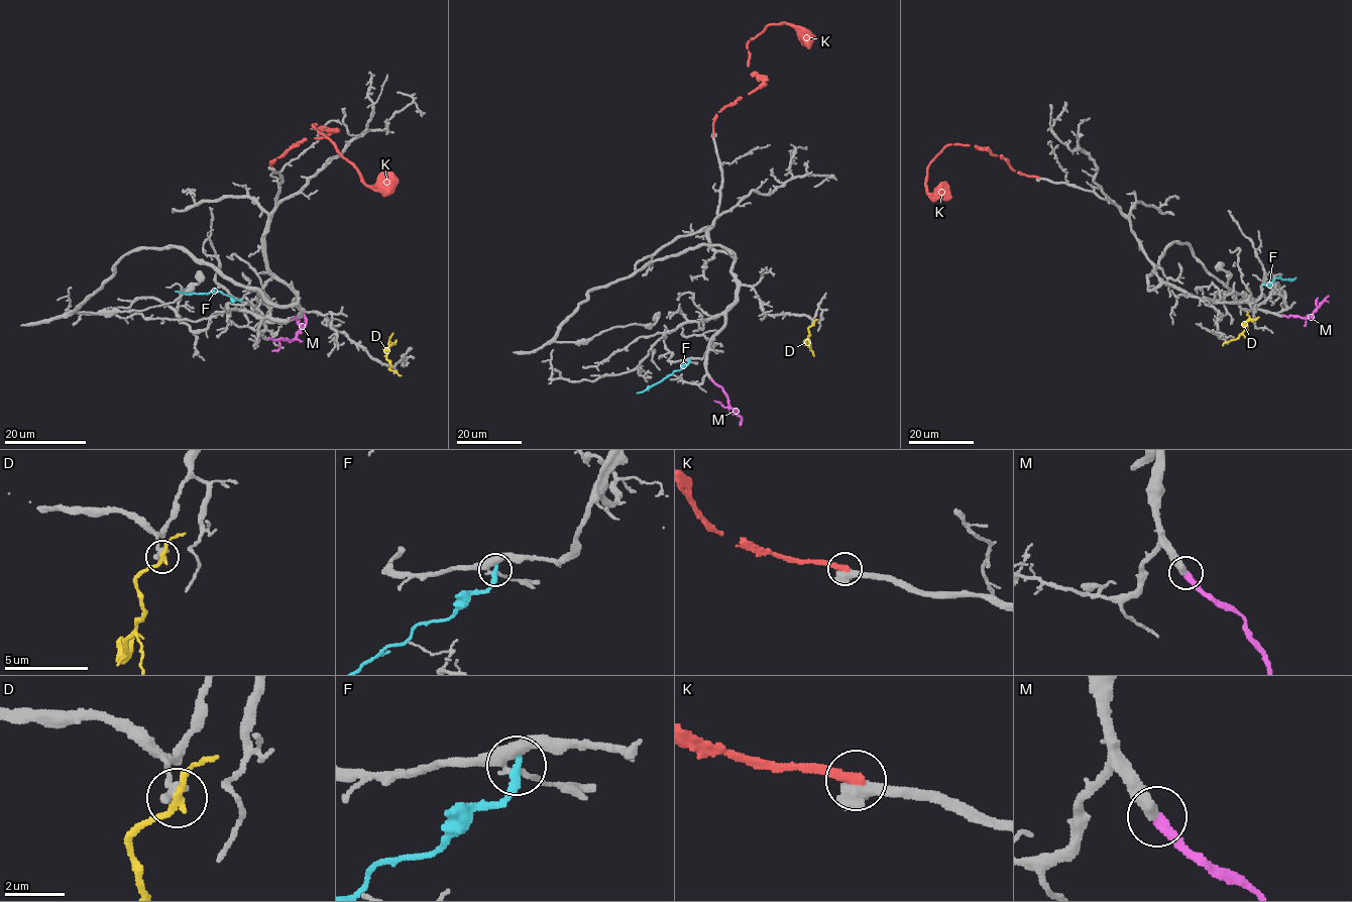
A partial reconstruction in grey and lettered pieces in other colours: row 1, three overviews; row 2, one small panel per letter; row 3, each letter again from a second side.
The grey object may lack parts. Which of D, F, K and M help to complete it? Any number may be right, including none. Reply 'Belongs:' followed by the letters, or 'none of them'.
Belongs: M

